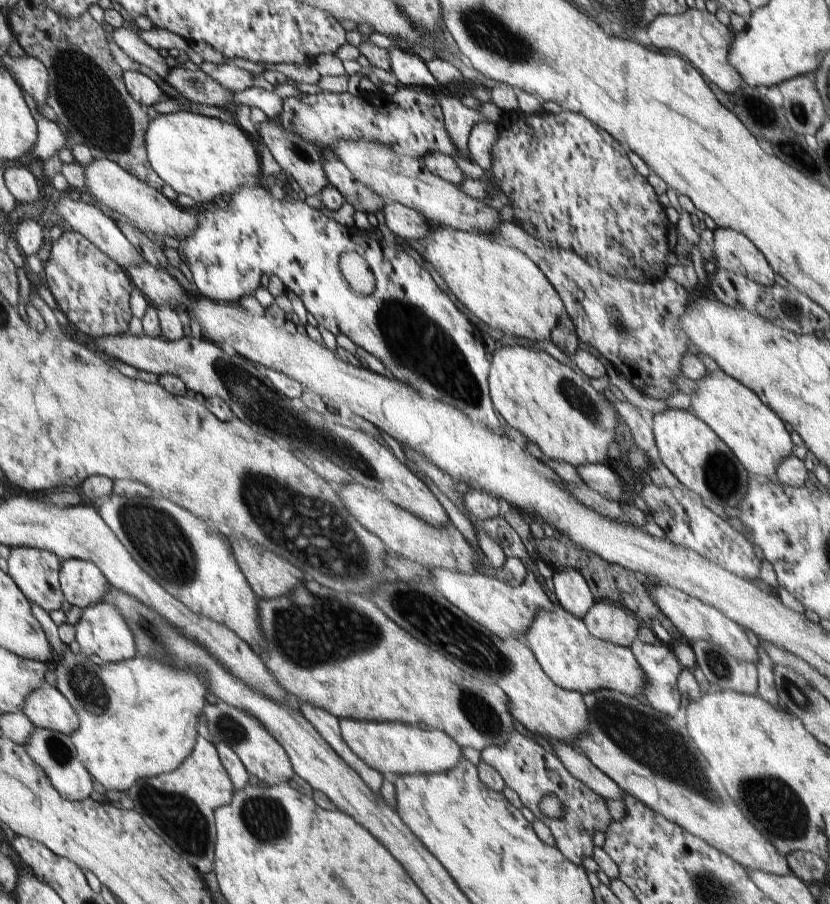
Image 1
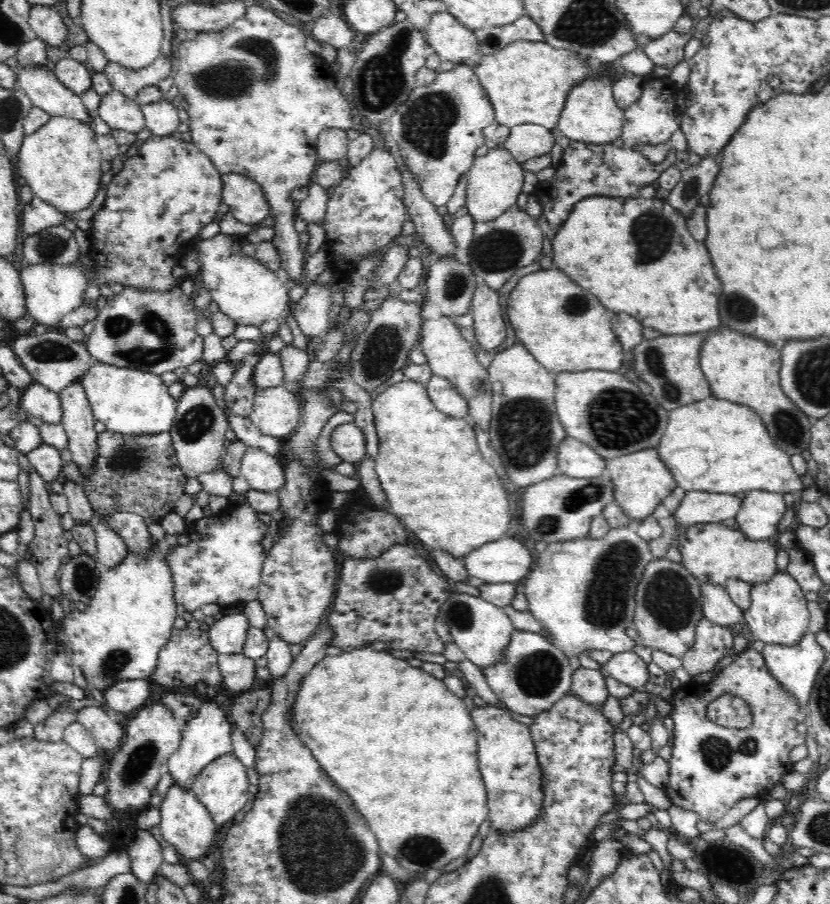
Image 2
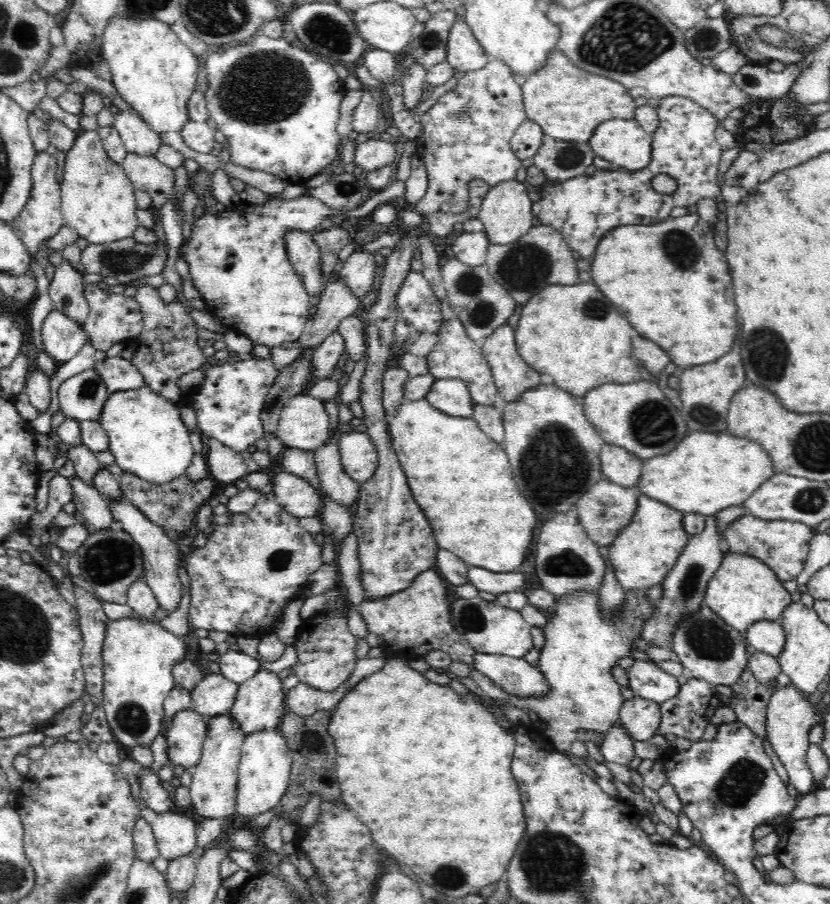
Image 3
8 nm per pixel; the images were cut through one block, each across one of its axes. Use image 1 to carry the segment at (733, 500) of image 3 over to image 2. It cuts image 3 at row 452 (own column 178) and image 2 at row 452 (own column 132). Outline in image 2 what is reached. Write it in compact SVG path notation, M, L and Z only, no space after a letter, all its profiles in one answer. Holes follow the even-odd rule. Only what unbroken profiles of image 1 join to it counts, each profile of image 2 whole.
M708 396L700 402L670 412L668 428L658 444L658 454L680 488L708 494L738 494L764 490L778 494L804 492L800 476L792 468L792 458L768 434L768 426L752 406L726 402Z

